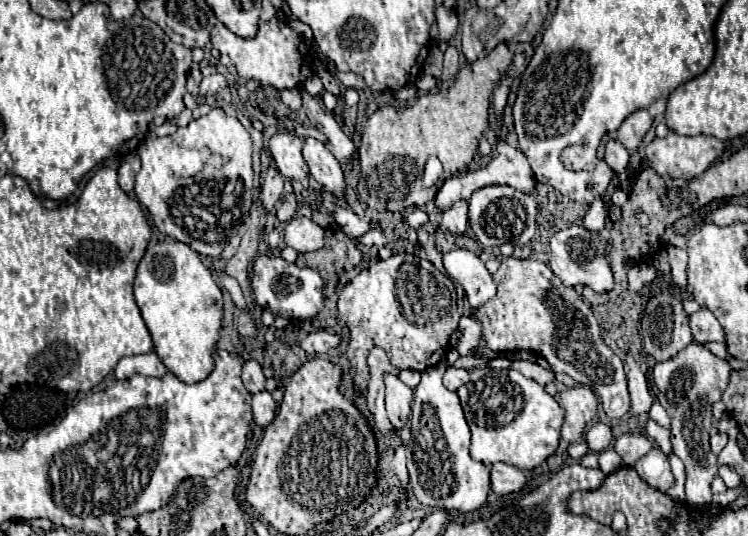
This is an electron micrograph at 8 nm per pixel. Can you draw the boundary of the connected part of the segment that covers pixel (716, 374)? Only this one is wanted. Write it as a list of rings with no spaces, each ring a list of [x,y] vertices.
[[[691,342],[683,350],[677,352],[677,356],[657,362],[653,368],[653,378],[659,388],[659,404],[667,410],[671,416],[671,444],[673,454],[677,454],[685,468],[687,468],[687,482],[685,482],[685,494],[687,502],[697,506],[711,504],[711,480],[717,476],[719,464],[717,456],[709,448],[709,430],[711,430],[711,408],[715,402],[721,400],[729,376],[731,366],[727,360],[717,358],[713,352],[705,348],[705,344]]]

